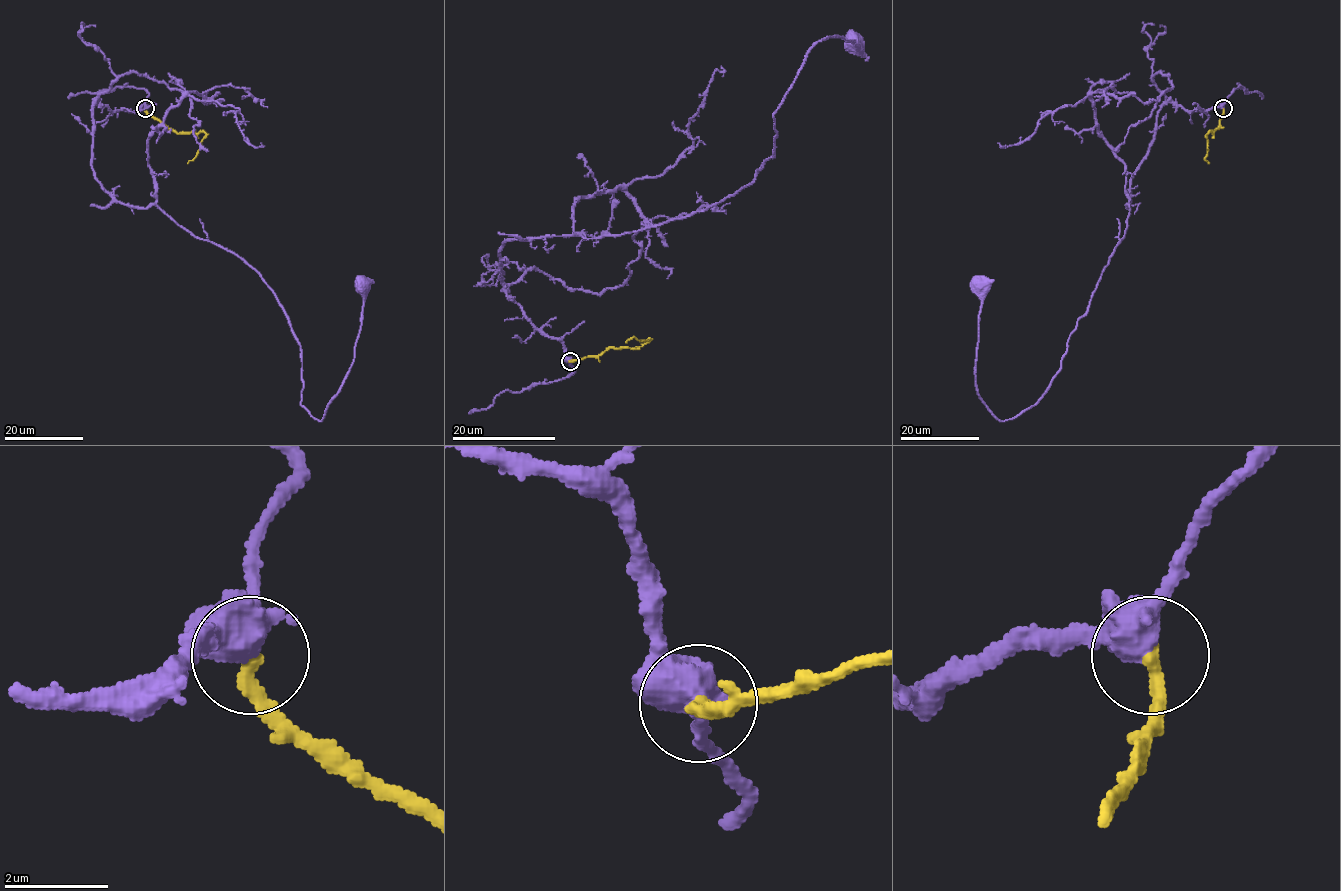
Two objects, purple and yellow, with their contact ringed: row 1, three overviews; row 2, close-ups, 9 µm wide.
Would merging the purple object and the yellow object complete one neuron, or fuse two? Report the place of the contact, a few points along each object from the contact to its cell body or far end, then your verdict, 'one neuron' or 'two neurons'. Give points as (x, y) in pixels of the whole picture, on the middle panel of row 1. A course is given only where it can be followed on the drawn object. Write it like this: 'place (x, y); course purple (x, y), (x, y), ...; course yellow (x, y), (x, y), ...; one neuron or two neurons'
place (570, 361); course purple (570, 361), (507, 294), (502, 245), (707, 210), (773, 156), (773, 115), (804, 57), (830, 36), (852, 44); course yellow (570, 361), (597, 357), (612, 348), (640, 348), (649, 340), (634, 337), (625, 343); one neuron

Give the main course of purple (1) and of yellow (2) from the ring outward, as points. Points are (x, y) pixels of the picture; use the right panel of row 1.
1: (1223, 108), (1166, 102), (1158, 113), (1124, 235), (1061, 368), (1004, 421), (975, 379), (981, 284)
2: (1223, 108), (1220, 125), (1213, 133), (1207, 134), (1205, 158), (1209, 163)

